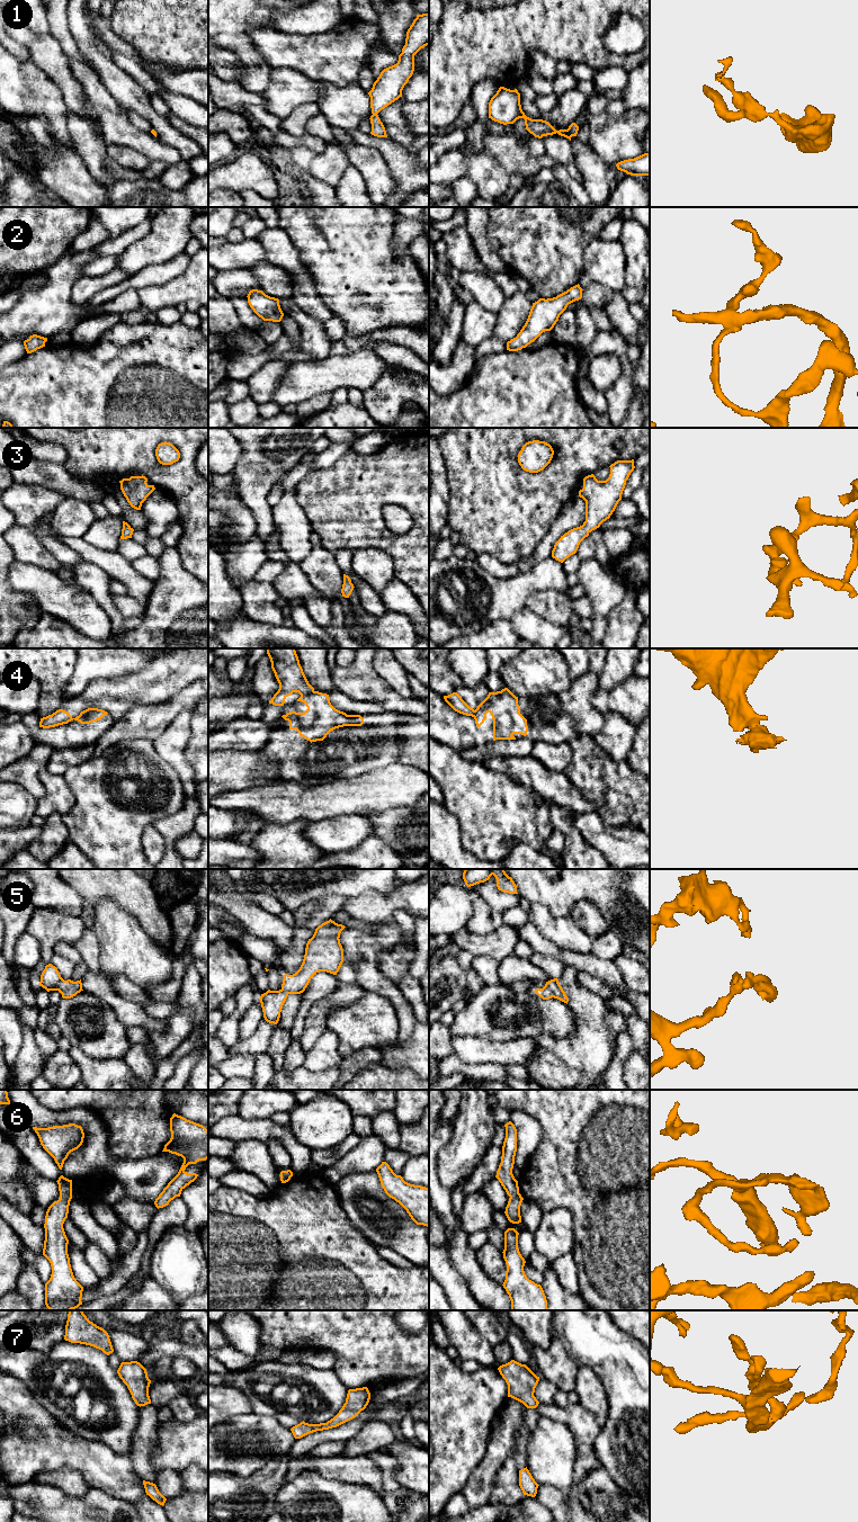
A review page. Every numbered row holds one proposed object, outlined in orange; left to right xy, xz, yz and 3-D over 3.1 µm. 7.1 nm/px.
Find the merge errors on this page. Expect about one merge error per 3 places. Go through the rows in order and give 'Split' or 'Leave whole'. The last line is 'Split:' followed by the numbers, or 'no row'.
1: Leave whole
2: Leave whole
3: Leave whole
4: Split
5: Leave whole
6: Leave whole
7: Leave whole
Split: 4

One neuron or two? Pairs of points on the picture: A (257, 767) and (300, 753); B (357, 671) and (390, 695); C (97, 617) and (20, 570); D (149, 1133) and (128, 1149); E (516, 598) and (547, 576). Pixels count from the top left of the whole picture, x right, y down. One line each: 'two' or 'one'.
A: two
B: one
C: one
D: one
E: one

